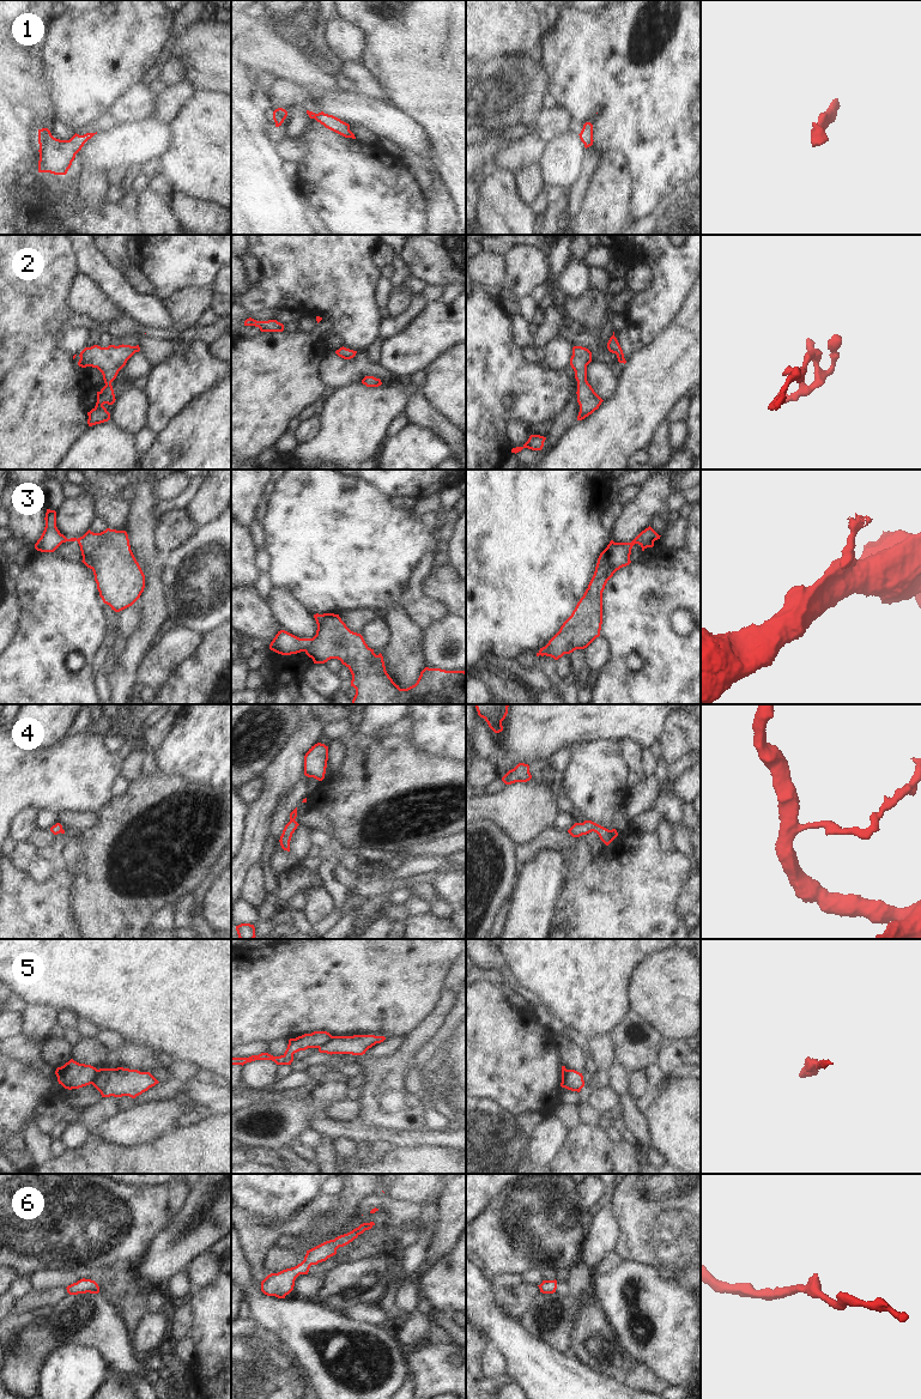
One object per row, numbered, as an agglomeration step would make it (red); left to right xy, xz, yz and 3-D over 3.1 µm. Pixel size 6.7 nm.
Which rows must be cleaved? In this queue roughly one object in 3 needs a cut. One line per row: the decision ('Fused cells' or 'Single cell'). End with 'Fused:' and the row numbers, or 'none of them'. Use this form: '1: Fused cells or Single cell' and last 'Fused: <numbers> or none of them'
1: Single cell
2: Single cell
3: Fused cells
4: Single cell
5: Fused cells
6: Single cell
Fused: 3, 5

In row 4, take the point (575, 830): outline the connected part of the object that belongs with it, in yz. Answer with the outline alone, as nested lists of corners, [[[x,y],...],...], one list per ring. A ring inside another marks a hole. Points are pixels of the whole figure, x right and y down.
[[[584,820],[583,823],[575,823],[568,832],[572,837],[580,837],[582,835],[587,835],[589,832],[596,832],[600,837],[600,840],[608,846],[617,836],[618,832],[616,829],[608,830],[592,820]]]

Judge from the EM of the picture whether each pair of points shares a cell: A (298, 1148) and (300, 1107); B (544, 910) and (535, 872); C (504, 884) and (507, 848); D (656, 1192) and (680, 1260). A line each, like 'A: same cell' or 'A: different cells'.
A: different cells
B: same cell
C: same cell
D: same cell

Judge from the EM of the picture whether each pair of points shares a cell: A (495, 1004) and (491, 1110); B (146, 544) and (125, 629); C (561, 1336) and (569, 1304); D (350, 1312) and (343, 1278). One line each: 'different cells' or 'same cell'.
A: different cells
B: different cells
C: same cell
D: different cells

